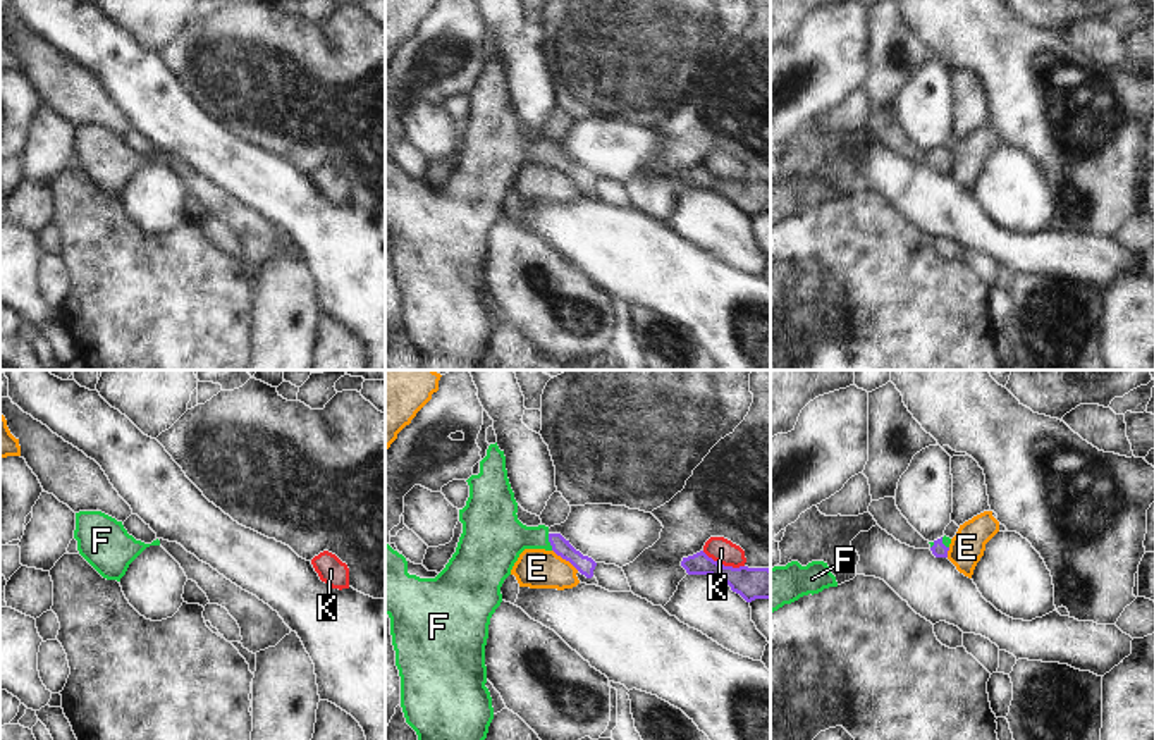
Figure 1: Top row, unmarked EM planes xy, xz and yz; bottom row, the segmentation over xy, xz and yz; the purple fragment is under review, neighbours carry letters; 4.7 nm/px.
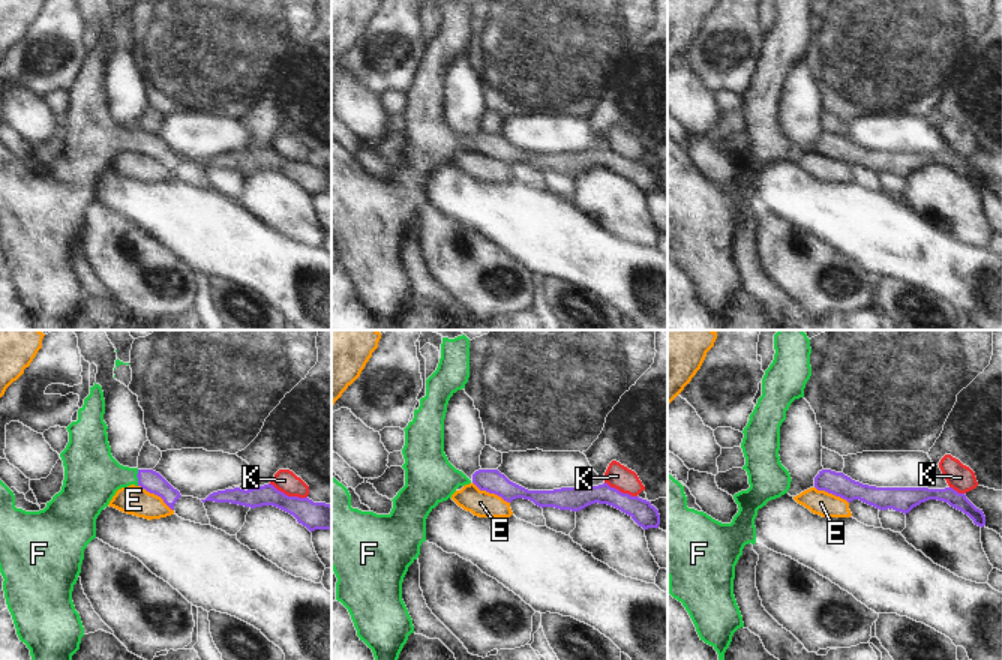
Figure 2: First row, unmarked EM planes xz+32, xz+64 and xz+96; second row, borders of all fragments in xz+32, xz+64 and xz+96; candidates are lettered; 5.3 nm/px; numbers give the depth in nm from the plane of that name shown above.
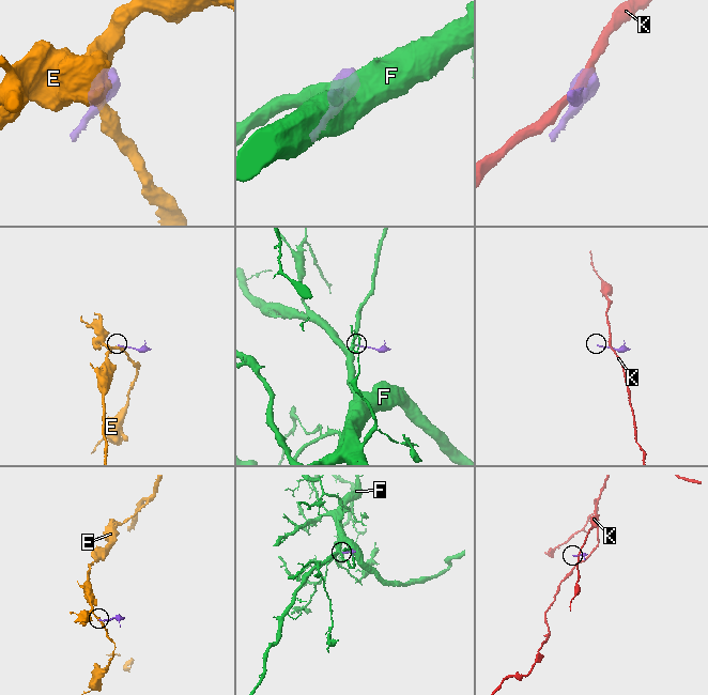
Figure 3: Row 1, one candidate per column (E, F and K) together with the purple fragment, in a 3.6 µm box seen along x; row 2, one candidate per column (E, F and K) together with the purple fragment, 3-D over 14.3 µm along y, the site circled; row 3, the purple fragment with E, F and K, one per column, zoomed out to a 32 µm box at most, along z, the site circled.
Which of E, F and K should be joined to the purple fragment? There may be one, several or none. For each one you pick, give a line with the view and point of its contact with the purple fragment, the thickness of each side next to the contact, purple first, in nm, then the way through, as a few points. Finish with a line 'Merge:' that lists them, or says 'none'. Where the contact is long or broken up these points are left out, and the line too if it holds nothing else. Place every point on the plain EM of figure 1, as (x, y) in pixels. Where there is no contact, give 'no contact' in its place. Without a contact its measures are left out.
F: xz (549, 155) | 90/280 nm | across xz (585, 179), (559, 159), (549, 155), (539, 152), (496, 152)
Merge: F

